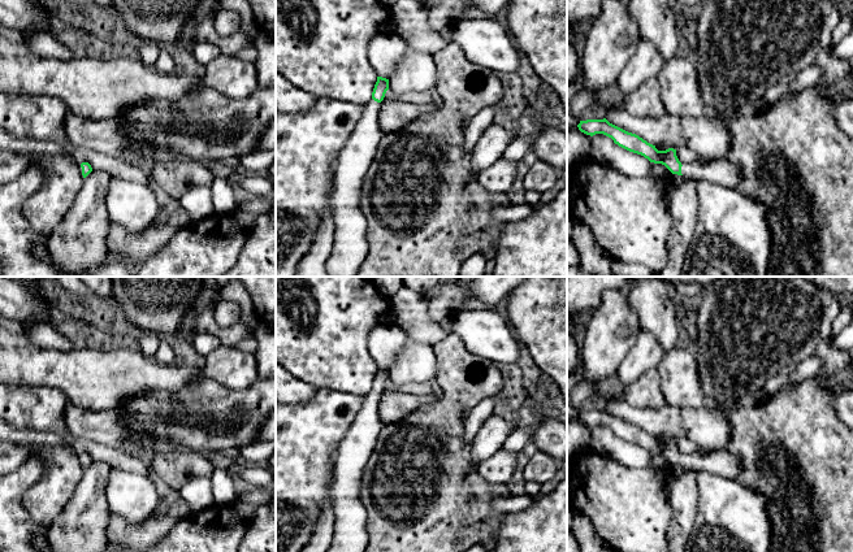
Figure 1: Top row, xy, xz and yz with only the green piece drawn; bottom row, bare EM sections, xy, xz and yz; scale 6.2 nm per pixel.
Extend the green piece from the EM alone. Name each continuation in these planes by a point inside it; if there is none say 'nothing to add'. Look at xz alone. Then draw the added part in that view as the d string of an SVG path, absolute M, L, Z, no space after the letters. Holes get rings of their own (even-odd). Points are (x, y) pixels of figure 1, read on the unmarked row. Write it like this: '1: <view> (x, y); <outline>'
1: xz (354, 451); M380 394L364 396L347 434L338 444L332 497L333 540L328 552L364 552L368 544L367 512L360 503L360 479L384 423L378 416Z

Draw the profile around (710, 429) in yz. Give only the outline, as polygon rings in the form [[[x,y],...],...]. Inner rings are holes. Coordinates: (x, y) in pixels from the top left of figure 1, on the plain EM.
[[[614,392],[606,399],[606,410],[648,434],[658,438],[668,435],[674,440],[687,438],[705,451],[720,449],[731,438],[728,414],[722,410],[700,408],[676,408],[668,404],[659,409],[637,409]]]

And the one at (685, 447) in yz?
[[[681,438],[681,439],[676,440],[676,447],[677,447],[679,452],[681,453],[681,456],[690,455],[698,448],[698,445],[694,442],[689,440],[687,438]]]

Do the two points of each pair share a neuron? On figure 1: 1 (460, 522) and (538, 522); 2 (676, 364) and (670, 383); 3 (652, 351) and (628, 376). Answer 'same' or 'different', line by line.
1: different
2: same
3: same

